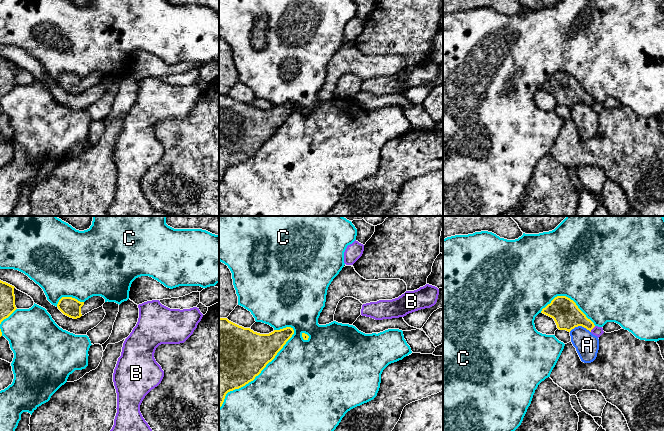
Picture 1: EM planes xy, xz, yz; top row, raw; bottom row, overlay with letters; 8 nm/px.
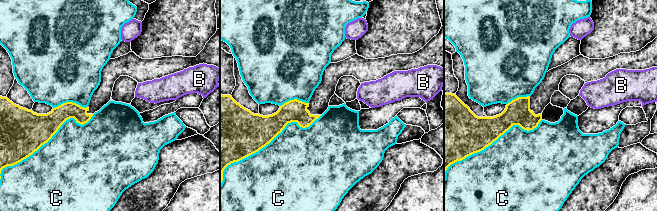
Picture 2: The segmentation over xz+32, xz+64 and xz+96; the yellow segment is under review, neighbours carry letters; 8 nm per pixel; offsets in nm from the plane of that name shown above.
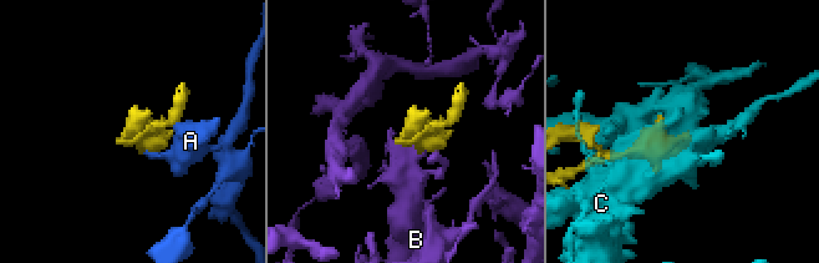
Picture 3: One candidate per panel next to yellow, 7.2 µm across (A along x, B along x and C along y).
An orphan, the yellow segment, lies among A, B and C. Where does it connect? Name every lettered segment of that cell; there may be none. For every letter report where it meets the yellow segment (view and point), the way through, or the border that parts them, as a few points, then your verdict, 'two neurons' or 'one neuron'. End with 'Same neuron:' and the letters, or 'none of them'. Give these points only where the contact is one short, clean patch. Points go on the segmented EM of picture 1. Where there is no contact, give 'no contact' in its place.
A: meets yellow in yz at (580, 325); two neurons
B: meets yellow in yz at (592, 328); two neurons
C: meets yellow in xz at (258, 374); two neurons
Same neuron: none of them

